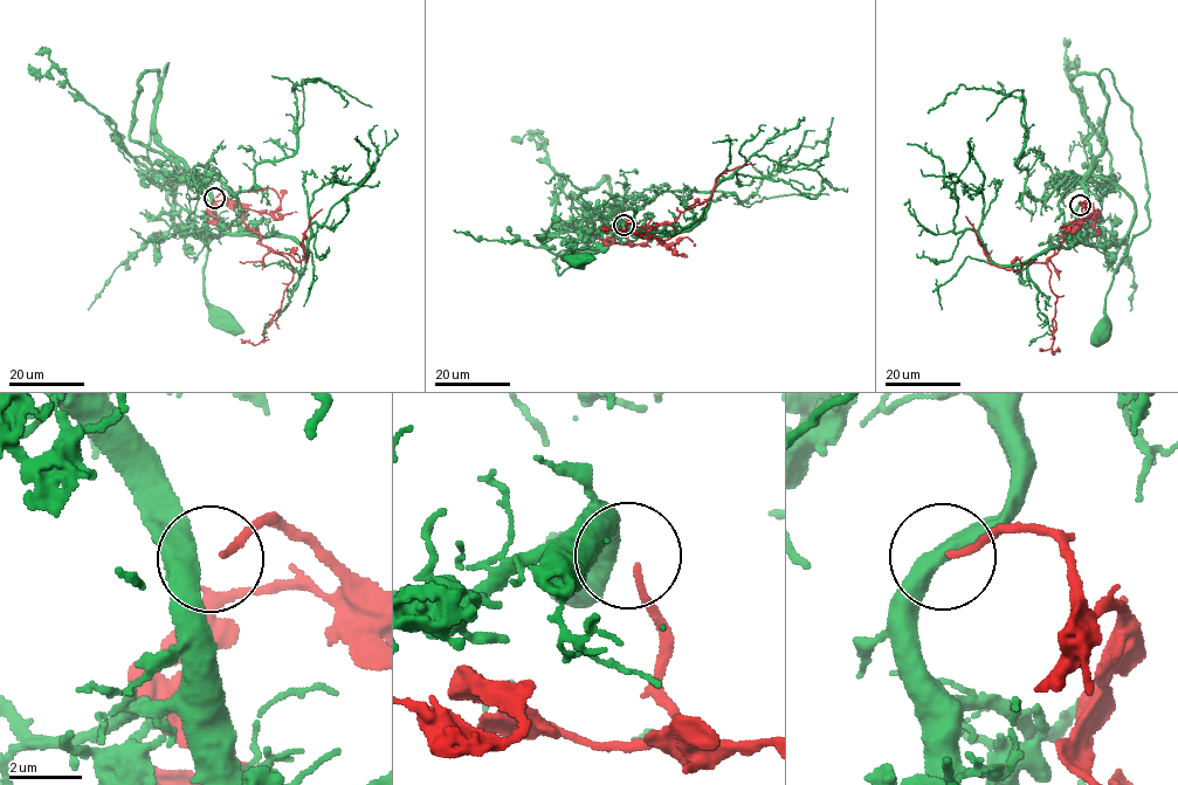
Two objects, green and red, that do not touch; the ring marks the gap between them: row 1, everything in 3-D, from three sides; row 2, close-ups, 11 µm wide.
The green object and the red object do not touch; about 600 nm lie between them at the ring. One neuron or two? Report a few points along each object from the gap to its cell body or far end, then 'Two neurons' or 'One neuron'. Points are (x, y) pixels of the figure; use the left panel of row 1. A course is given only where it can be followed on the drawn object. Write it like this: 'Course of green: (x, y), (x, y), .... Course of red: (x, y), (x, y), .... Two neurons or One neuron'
Course of green: (214, 198), (157, 132), (167, 62), (147, 160), (165, 200), (206, 241), (205, 301), (226, 322). Course of red: (215, 197), (222, 193), (245, 204), (243, 222), (293, 268), (264, 338), (256, 344), (241, 338). Two neurons

